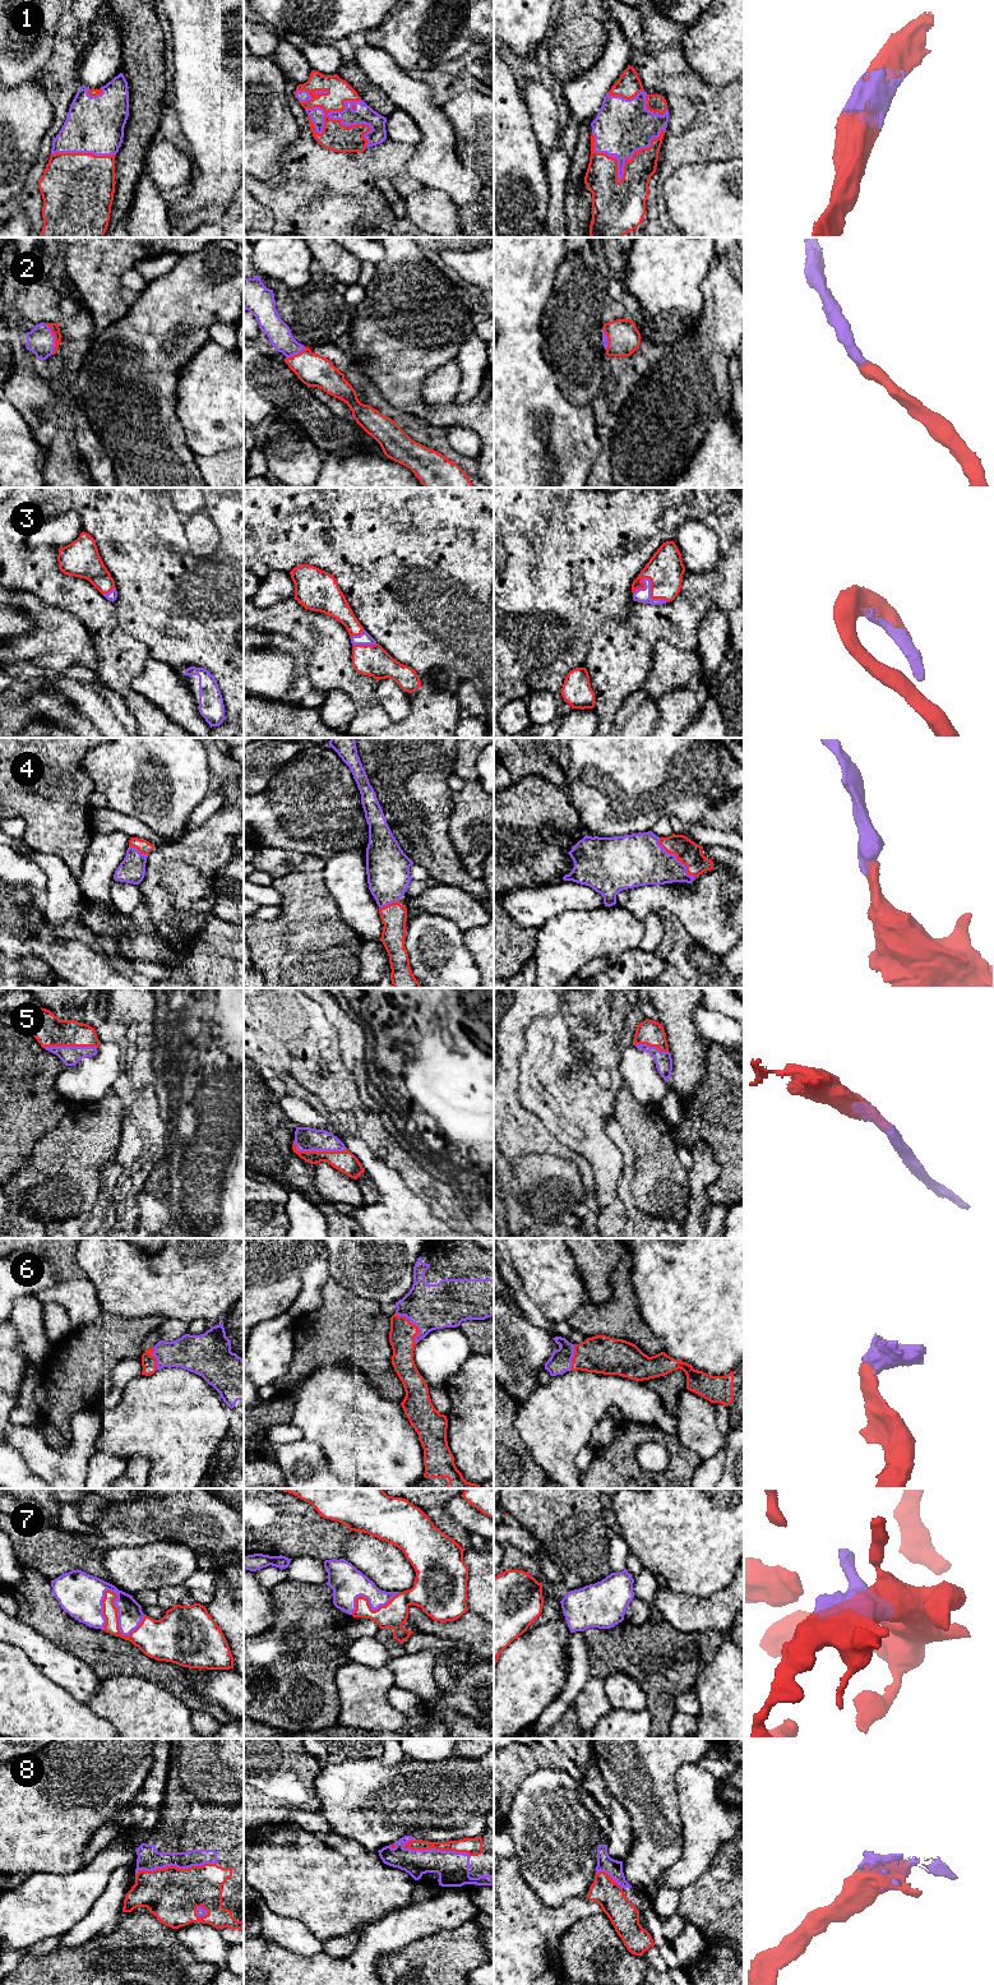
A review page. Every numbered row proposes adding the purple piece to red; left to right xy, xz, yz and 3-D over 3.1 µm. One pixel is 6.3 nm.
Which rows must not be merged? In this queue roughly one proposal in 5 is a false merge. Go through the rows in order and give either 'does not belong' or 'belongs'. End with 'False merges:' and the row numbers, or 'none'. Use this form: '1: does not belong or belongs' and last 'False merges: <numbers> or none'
1: belongs
2: belongs
3: belongs
4: belongs
5: belongs
6: belongs
7: belongs
8: belongs
False merges: none

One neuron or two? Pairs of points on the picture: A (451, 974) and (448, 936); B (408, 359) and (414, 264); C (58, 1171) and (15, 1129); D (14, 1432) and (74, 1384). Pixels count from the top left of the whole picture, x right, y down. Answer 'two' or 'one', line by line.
A: one
B: one
C: two
D: two

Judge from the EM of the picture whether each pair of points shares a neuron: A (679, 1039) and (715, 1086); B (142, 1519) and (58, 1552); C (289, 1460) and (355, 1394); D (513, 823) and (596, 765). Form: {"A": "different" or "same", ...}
{"A": "different", "B": "same", "C": "different", "D": "different"}

